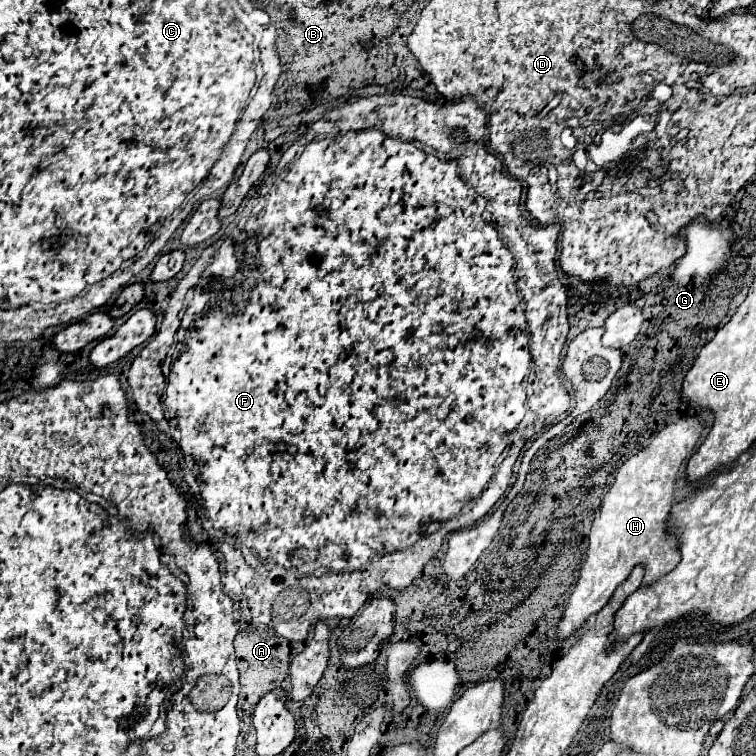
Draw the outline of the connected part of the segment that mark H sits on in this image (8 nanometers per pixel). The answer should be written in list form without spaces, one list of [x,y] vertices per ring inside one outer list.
[[[694,417],[670,423],[644,451],[632,455],[620,467],[592,521],[586,559],[580,567],[578,583],[570,593],[570,601],[558,621],[556,637],[570,637],[586,623],[590,615],[596,615],[636,565],[644,565],[644,585],[656,583],[662,575],[678,565],[680,555],[676,549],[676,539],[664,533],[666,517],[674,501],[676,473],[682,461],[692,455],[700,433],[702,425]]]

